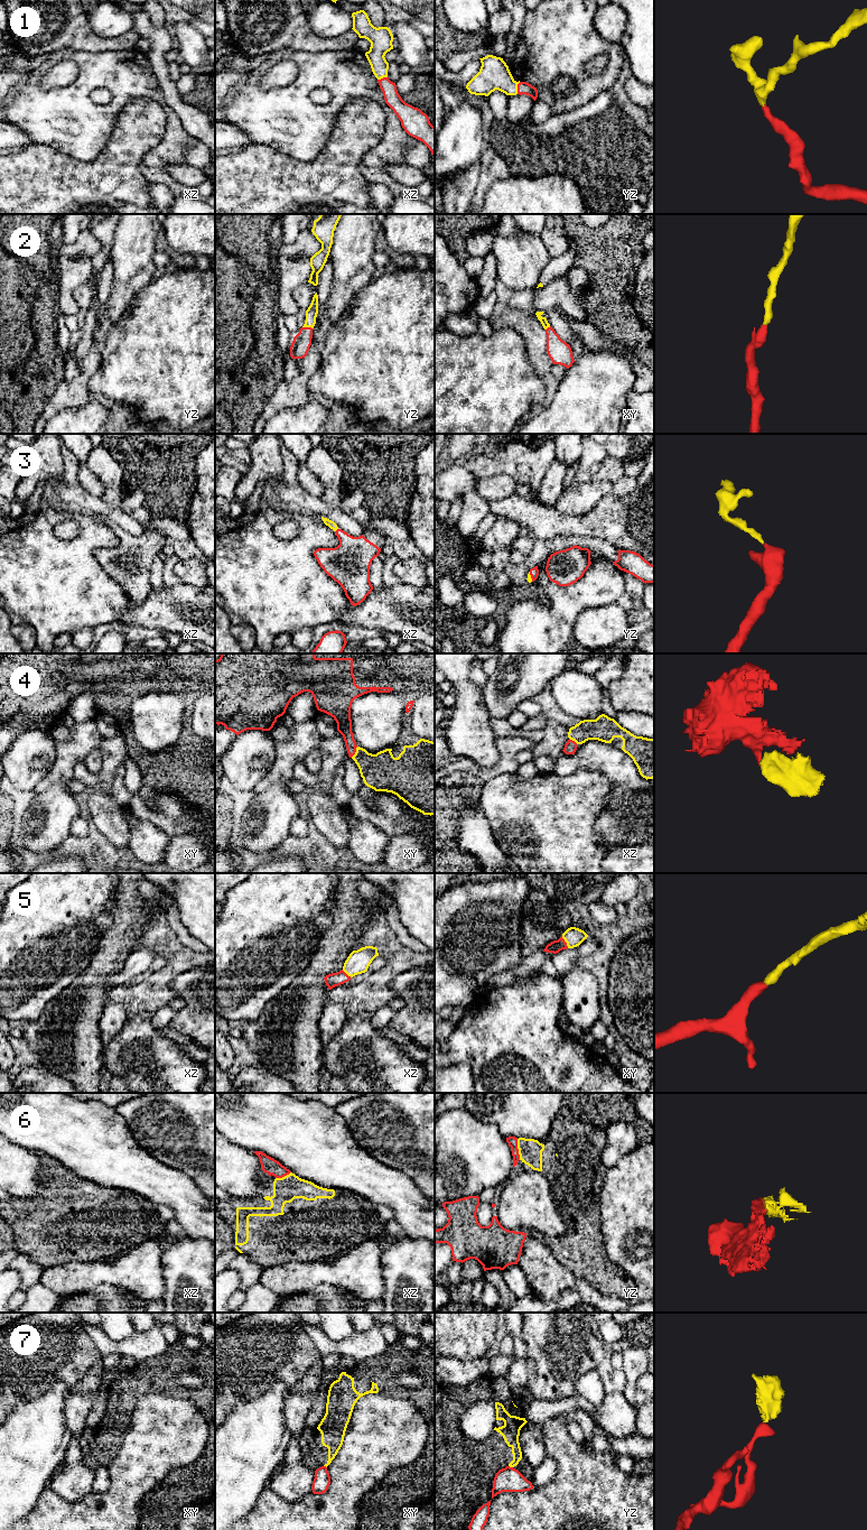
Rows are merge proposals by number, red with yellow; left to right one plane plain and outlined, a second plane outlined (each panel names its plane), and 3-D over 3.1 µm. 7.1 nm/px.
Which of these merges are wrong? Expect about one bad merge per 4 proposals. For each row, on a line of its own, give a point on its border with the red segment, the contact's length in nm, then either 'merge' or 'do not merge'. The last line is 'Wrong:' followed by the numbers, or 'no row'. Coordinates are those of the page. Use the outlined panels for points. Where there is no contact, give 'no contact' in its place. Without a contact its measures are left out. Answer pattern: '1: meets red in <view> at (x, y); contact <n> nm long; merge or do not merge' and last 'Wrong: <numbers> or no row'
1: meets red in yz at (518, 87); contact 90 nm long; merge
2: meets red in yz at (308, 327); contact 80 nm long; merge
3: meets red in xz at (336, 530); contact 40 nm long; merge
4: meets red in xy at (355, 751); contact 90 nm long; merge
5: meets red in xy at (565, 942); contact 100 nm long; merge
6: meets red in yz at (518, 1149); contact 150 nm long; merge
7: meets red in yz at (511, 1467); contact 40 nm long; do not merge
Wrong: 7

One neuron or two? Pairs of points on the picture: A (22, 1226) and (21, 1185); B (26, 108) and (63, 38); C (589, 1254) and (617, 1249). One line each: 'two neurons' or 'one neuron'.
A: two neurons
B: two neurons
C: two neurons

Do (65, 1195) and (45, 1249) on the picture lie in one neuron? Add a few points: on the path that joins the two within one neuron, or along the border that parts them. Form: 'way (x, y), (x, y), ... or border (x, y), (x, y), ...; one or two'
way (54, 1208), (45, 1217), (45, 1235); one

